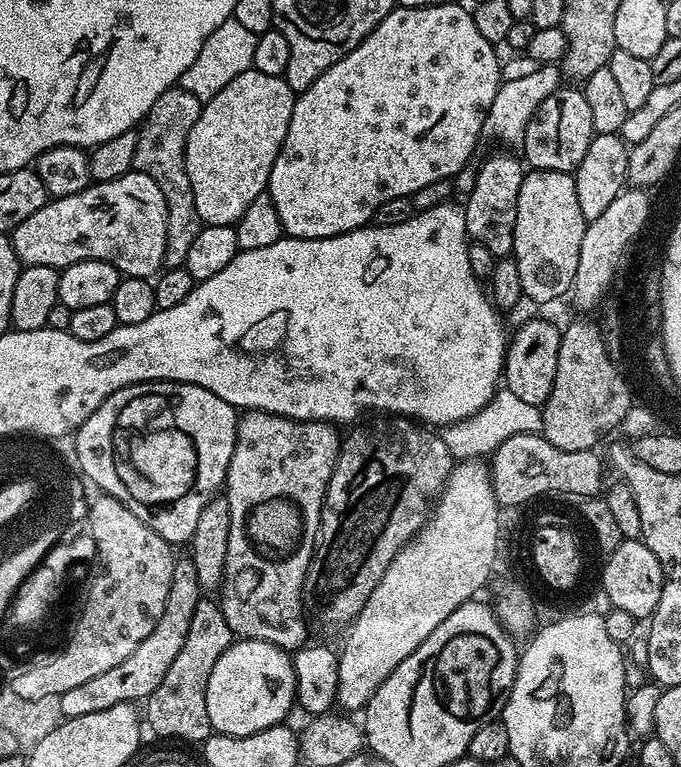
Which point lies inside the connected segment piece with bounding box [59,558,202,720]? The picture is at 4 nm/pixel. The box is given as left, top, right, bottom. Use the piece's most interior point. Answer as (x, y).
(135, 679)

